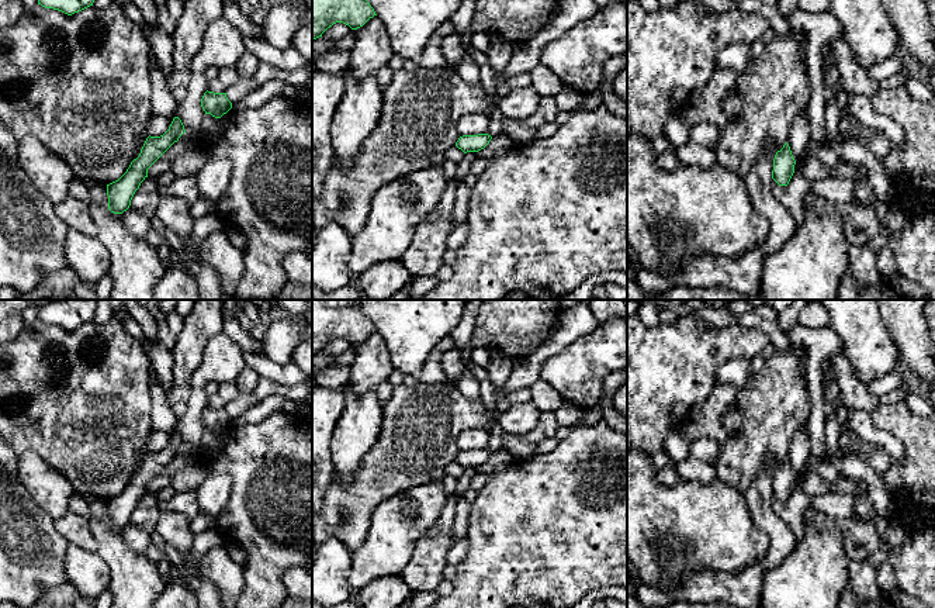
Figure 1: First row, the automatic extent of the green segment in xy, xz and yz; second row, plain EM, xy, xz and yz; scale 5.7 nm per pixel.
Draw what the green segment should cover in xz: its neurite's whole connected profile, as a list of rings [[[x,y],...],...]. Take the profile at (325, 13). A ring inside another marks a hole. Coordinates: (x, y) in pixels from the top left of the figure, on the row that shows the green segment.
[[[312,0],[312,39],[322,37],[336,23],[357,30],[374,15],[367,0]]]

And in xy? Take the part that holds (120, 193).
[[[174,117],[169,129],[160,137],[148,137],[141,153],[134,159],[127,172],[115,182],[107,184],[108,210],[122,214],[141,183],[148,177],[148,169],[186,132],[179,117]]]

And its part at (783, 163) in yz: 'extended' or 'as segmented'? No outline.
as segmented

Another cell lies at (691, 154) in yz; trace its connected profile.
[[[693,139],[679,148],[676,148],[676,156],[681,166],[700,166],[703,169],[716,163],[716,153],[710,146],[696,144]]]

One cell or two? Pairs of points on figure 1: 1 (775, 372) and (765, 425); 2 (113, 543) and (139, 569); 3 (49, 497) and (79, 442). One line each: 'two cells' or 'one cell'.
1: one cell
2: one cell
3: two cells

